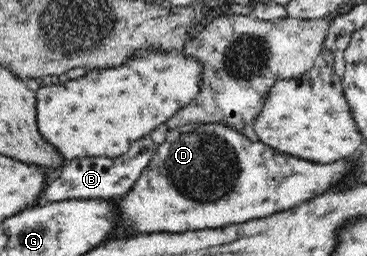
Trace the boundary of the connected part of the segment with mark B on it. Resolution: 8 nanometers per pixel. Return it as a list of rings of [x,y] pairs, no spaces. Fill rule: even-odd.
[[[150,135],[138,139],[131,145],[130,151],[110,159],[108,157],[84,157],[84,159],[74,159],[58,181],[51,183],[44,189],[41,198],[41,206],[50,202],[60,202],[65,200],[106,200],[112,201],[124,195],[134,186],[148,168],[150,162],[156,154],[157,147],[153,143]]]

